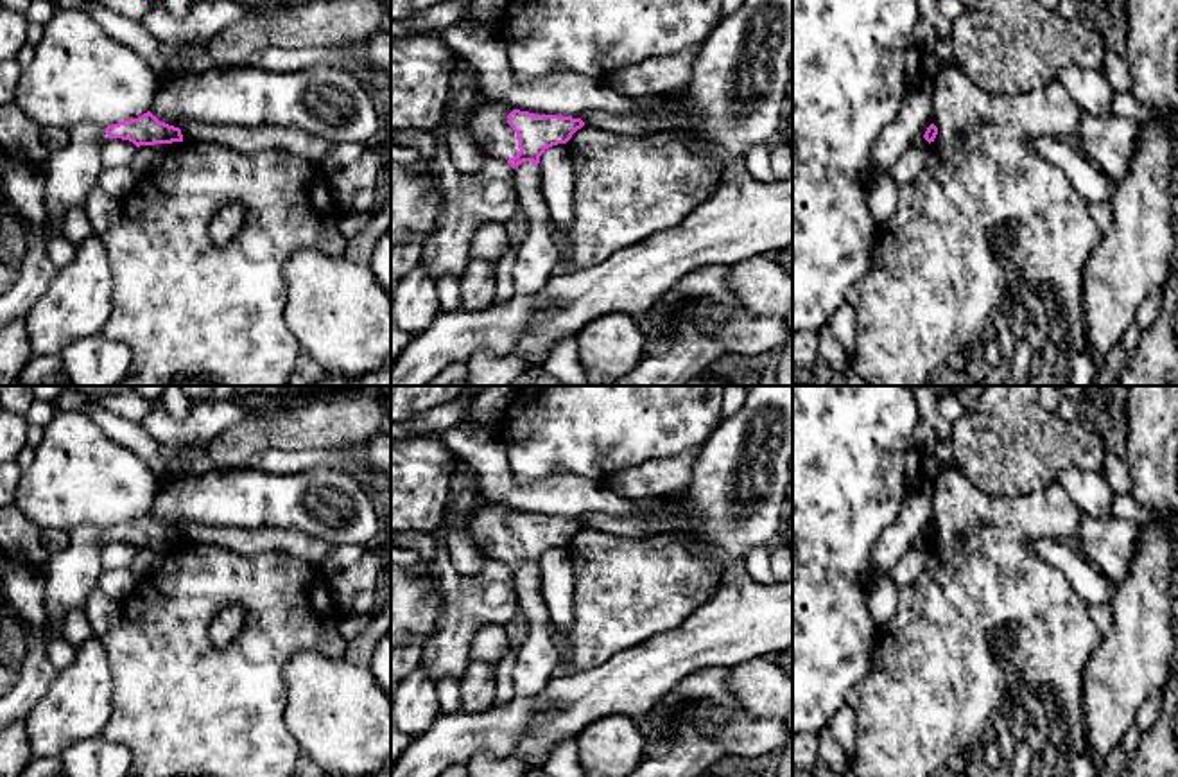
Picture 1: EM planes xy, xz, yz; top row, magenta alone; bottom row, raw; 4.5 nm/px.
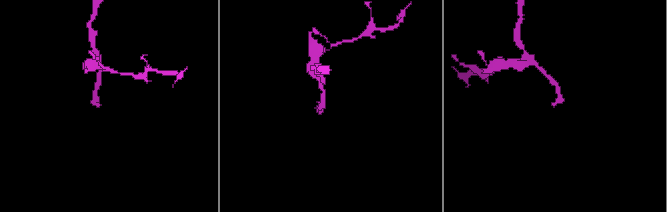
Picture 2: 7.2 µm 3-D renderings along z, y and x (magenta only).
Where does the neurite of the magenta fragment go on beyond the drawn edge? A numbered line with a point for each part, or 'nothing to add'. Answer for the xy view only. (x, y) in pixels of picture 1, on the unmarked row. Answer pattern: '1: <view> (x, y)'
1: xy (72, 573)

